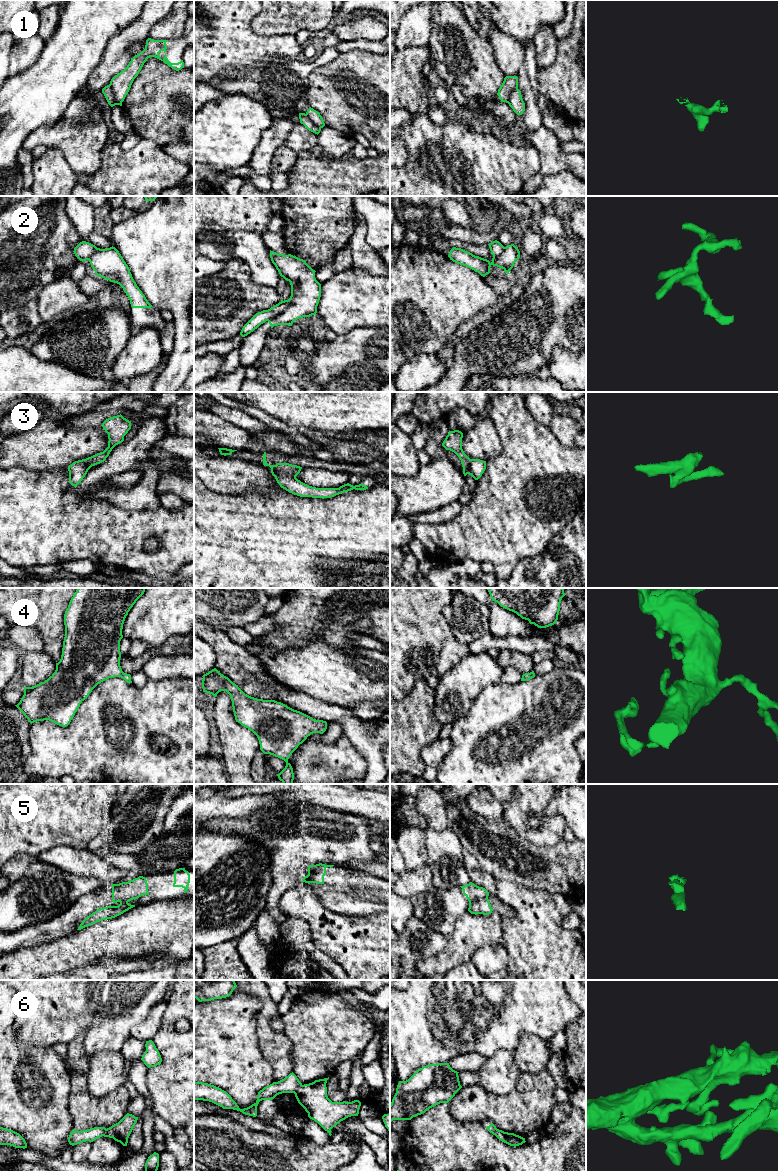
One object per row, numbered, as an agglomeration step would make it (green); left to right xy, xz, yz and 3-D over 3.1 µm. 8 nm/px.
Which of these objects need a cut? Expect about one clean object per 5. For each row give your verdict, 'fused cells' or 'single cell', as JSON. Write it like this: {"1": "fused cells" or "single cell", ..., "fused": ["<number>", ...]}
{"1": "fused cells", "2": "fused cells", "3": "fused cells", "4": "single cell", "5": "fused cells", "6": "fused cells", "fused": ["1", "2", "3", "5", "6"]}

